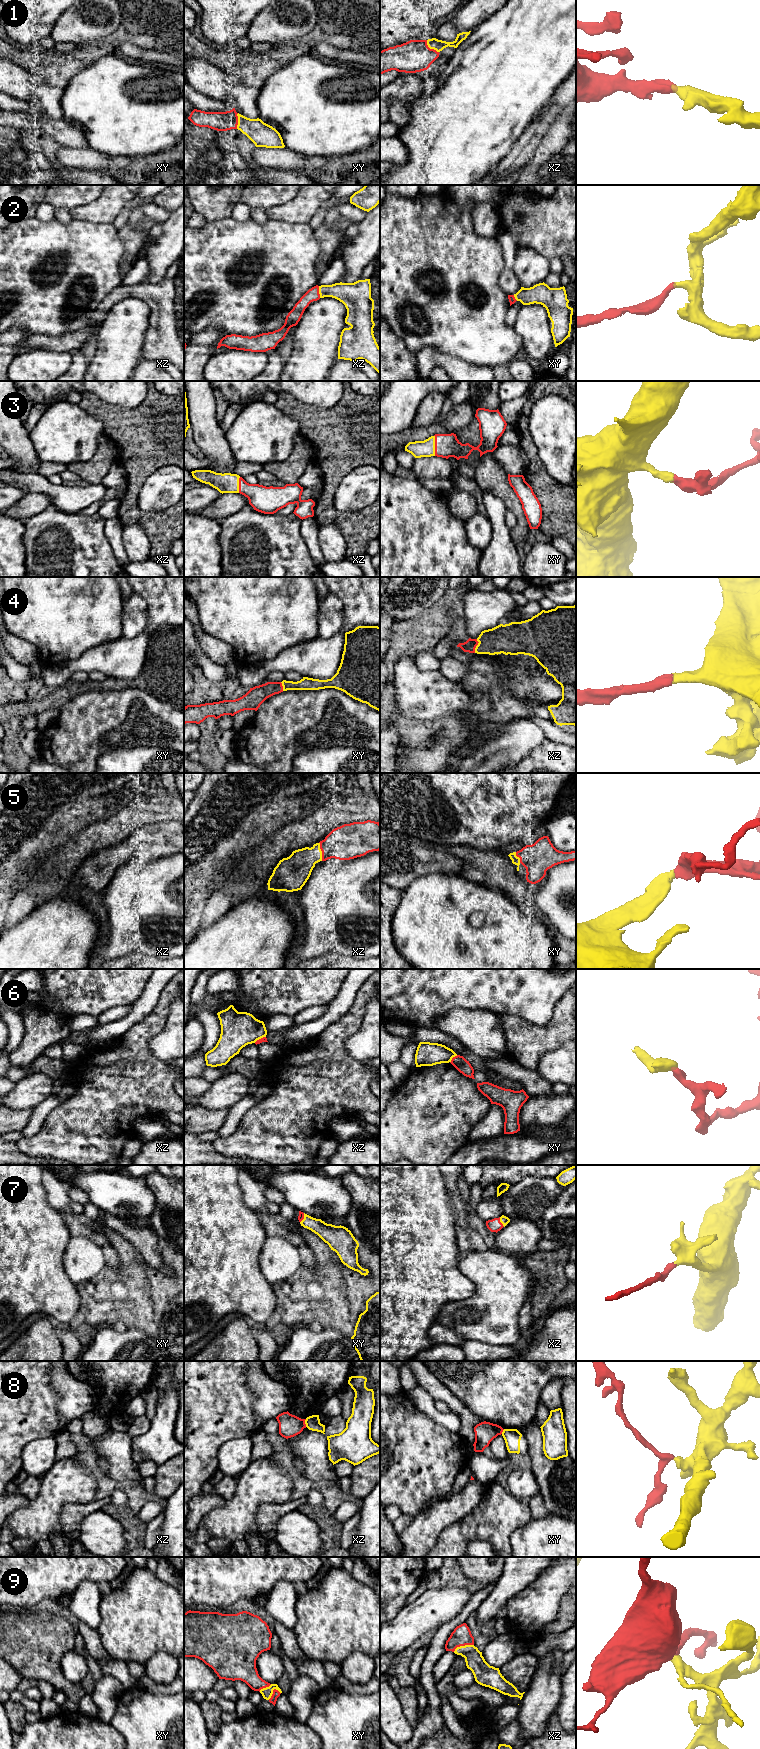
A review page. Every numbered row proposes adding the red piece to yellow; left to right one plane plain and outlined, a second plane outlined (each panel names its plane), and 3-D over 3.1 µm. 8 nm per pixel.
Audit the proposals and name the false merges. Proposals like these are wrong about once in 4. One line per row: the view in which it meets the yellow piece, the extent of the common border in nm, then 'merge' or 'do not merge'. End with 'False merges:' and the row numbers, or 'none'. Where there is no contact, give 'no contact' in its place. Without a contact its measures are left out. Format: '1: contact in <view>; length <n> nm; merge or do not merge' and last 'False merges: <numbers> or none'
1: contact in xz; length 140 nm; merge
2: contact in xz; length 100 nm; merge
3: contact in xy; length 170 nm; merge
4: contact in xz; length 110 nm; merge
5: contact in xz; length 150 nm; merge
6: contact in xy; length 90 nm; do not merge
7: contact in xz; length 90 nm; merge
8: contact in xz; length 60 nm; do not merge
9: contact in xz; length 180 nm; merge
False merges: 6, 8

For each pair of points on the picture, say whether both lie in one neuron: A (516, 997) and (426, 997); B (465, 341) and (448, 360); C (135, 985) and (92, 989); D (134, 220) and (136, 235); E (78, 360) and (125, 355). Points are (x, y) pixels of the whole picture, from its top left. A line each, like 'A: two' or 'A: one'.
A: one
B: two
C: one
D: two
E: two

